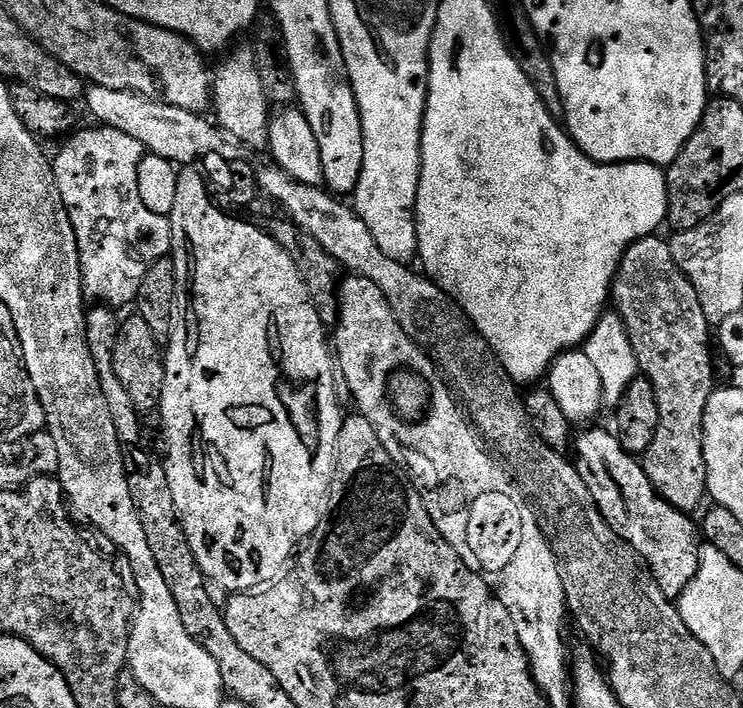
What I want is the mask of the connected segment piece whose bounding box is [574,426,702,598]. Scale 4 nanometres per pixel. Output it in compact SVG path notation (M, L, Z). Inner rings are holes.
M596 426L585 427L588 429L574 440L574 463L588 484L590 498L594 498L605 522L640 555L662 594L678 598L698 574L702 532L697 521L695 524L689 513L679 512L657 494L643 463L625 450L619 435L611 436L604 428L592 427ZM612 487L616 492L608 492Z

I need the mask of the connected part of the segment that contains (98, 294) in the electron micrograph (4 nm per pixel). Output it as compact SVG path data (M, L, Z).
M91 126L85 132L77 131L75 134L69 135L63 141L64 149L52 160L52 173L56 179L58 186L58 194L62 194L62 202L64 209L68 211L70 222L74 226L74 234L76 235L76 245L78 246L78 254L80 255L80 269L82 270L82 282L84 283L84 295L89 301L99 302L101 305L107 306L113 310L120 310L123 304L131 305L135 301L138 294L138 286L142 286L142 278L146 278L146 270L150 270L150 266L154 262L165 259L172 250L172 221L169 217L159 216L150 210L146 210L146 206L142 206L142 198L138 198L138 166L142 162L142 158L146 155L142 142L130 138L130 134L122 134L122 130L114 130L103 126Z

